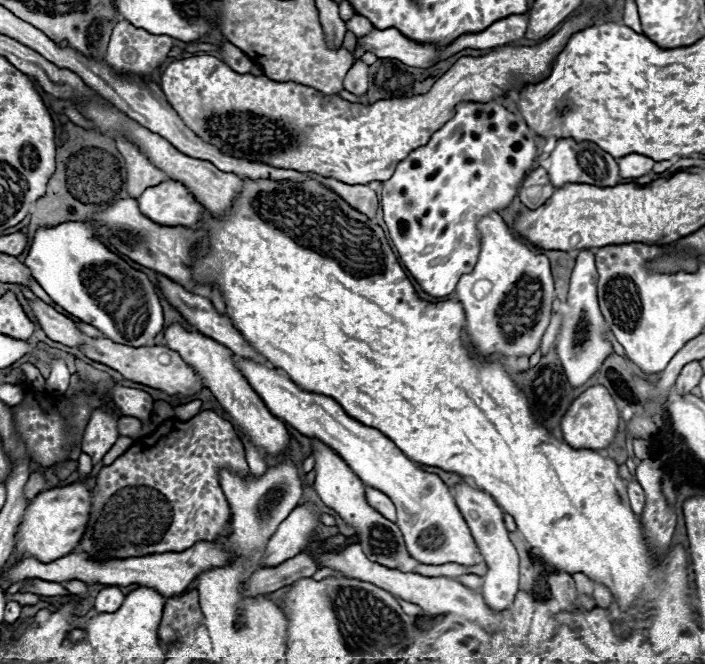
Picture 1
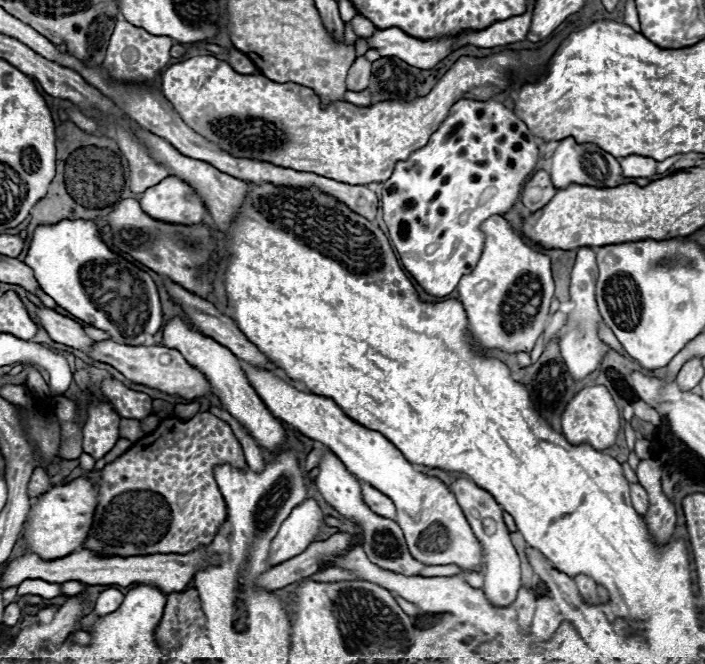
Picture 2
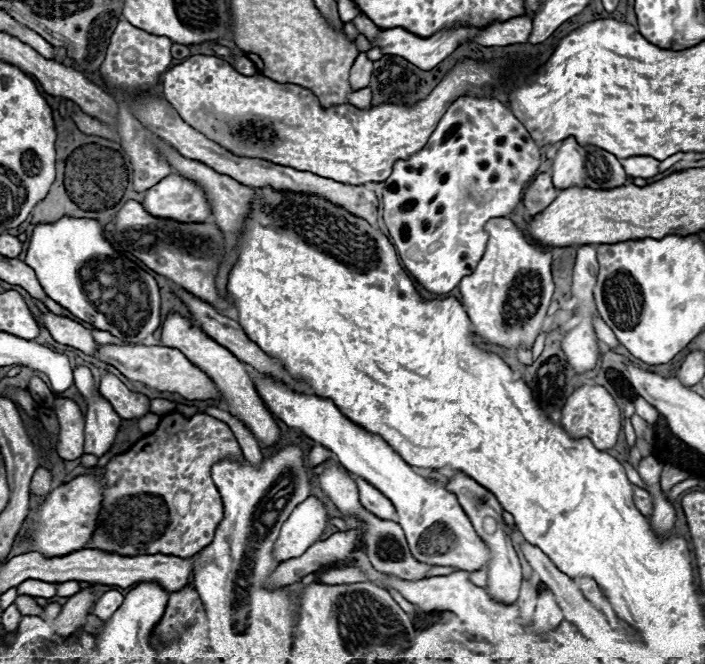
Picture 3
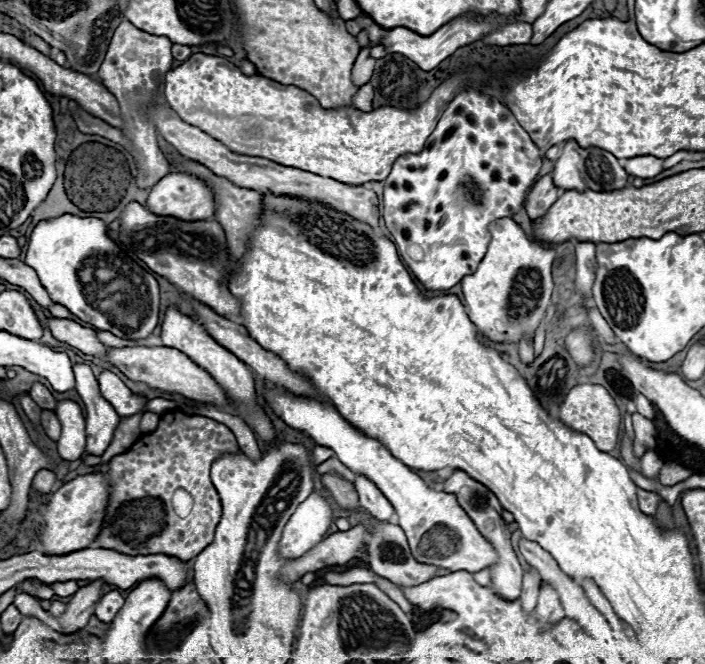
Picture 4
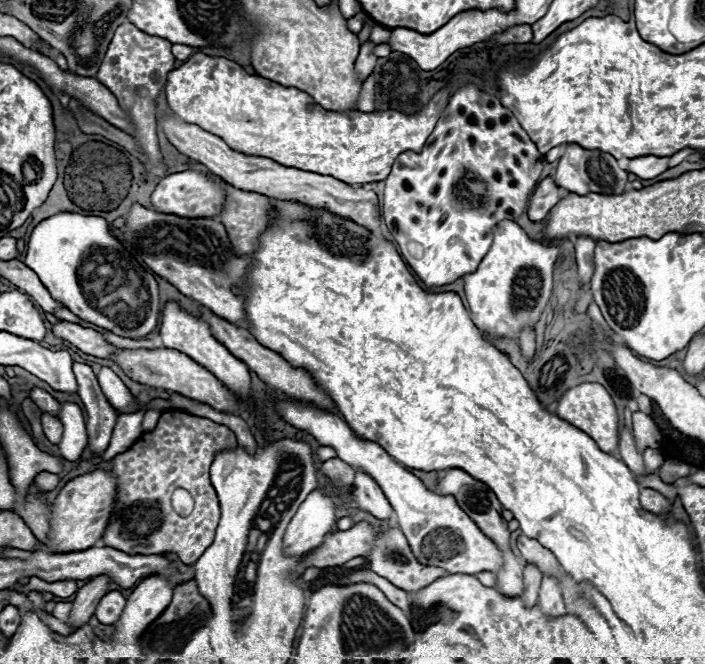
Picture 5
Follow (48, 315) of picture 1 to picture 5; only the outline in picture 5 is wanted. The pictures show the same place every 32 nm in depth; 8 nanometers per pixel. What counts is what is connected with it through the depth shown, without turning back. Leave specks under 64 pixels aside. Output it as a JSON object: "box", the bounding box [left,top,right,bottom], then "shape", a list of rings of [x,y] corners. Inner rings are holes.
{"box":[52,320,118,358],"shape":[[[60,320],[56,324],[52,324],[52,332],[70,342],[72,346],[76,346],[78,350],[82,350],[84,354],[92,354],[92,356],[98,356],[98,358],[110,358],[118,348],[116,346],[110,346],[102,340],[102,334],[92,330],[92,328],[84,328],[80,324],[74,324],[74,322],[66,322],[66,320]]]}

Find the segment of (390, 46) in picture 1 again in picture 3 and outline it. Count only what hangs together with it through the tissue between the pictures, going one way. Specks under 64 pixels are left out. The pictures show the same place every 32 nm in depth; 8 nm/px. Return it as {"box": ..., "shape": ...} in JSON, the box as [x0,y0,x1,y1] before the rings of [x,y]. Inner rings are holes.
{"box":[370,26,484,70],"shape":[[[456,26],[452,30],[434,34],[432,38],[420,38],[420,36],[408,34],[404,28],[388,28],[388,30],[382,30],[374,40],[370,40],[370,44],[378,46],[382,54],[400,56],[412,62],[414,66],[420,66],[422,70],[432,70],[446,56],[450,56],[458,48],[458,44],[476,36],[480,30],[484,28]]]}

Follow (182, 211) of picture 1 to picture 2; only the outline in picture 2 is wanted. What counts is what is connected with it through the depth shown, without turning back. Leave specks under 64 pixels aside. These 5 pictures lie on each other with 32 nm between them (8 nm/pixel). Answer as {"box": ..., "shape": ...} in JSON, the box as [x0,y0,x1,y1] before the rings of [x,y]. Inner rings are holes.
{"box":[140,176,208,226],"shape":[[[168,176],[160,184],[148,188],[140,198],[140,206],[150,218],[168,224],[192,226],[204,222],[208,216],[198,194],[174,176]]]}

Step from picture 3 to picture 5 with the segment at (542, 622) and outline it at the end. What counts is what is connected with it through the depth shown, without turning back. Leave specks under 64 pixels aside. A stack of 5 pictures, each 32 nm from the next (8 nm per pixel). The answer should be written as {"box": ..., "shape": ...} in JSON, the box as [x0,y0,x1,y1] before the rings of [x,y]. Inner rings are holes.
{"box":[538,578,566,616],"shape":[[[544,578],[542,586],[540,586],[540,598],[538,598],[538,606],[542,610],[544,616],[562,616],[566,614],[564,610],[564,602],[562,602],[562,594],[560,594],[560,586],[554,578]]]}

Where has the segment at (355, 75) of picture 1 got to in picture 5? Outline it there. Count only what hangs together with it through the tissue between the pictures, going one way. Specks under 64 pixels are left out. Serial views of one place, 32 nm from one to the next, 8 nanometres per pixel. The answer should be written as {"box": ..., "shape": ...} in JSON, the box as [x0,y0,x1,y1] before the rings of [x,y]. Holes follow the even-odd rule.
{"box":[356,42,376,82],"shape":[[[366,42],[366,44],[362,44],[362,48],[360,48],[358,60],[356,60],[356,76],[358,76],[358,80],[362,80],[362,82],[372,74],[374,66],[376,66],[376,56],[372,54],[374,46],[376,46],[374,42]]]}

